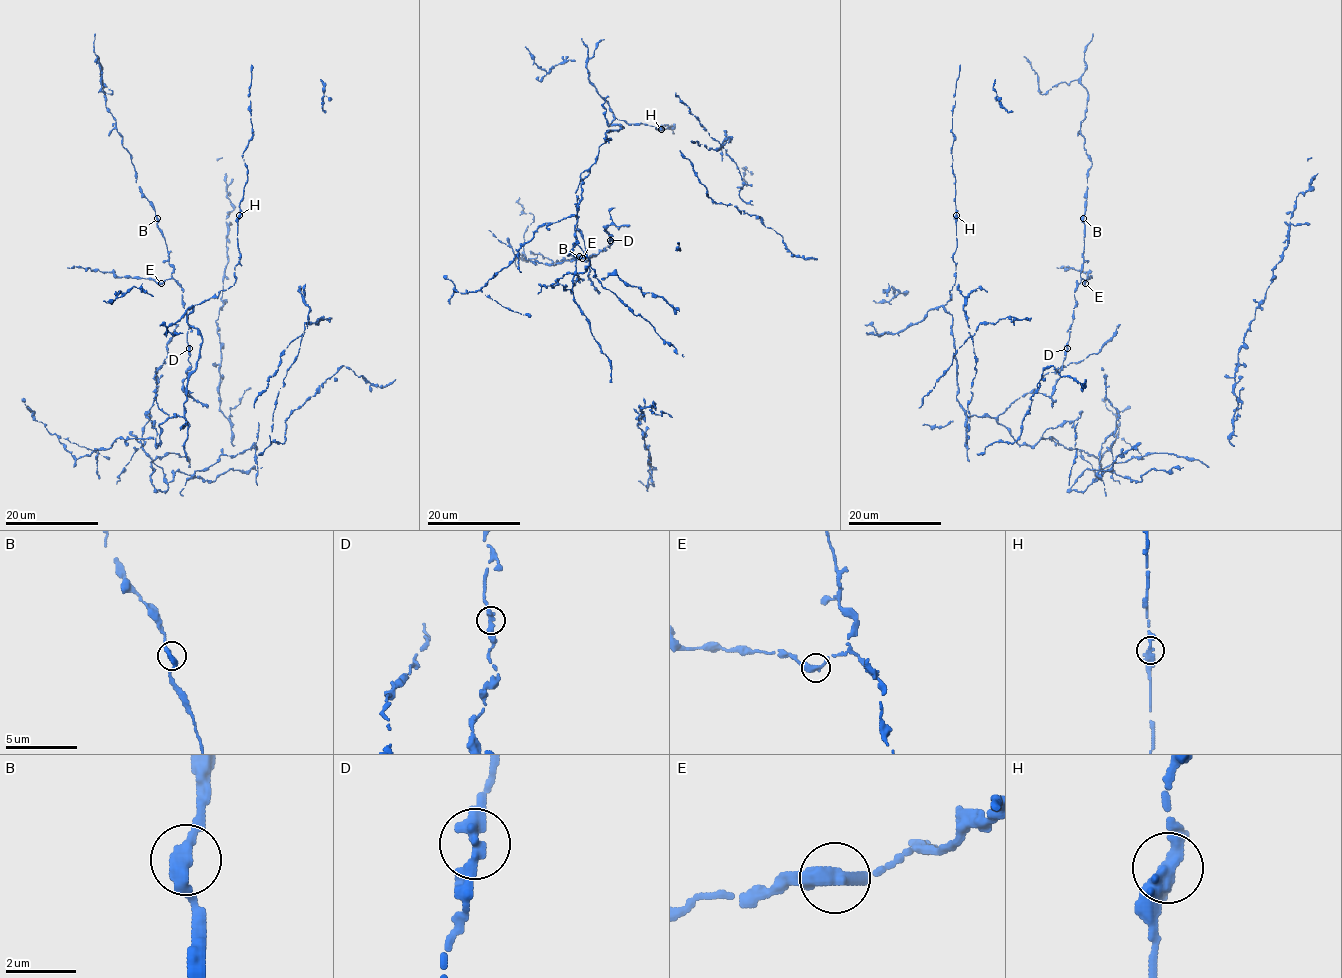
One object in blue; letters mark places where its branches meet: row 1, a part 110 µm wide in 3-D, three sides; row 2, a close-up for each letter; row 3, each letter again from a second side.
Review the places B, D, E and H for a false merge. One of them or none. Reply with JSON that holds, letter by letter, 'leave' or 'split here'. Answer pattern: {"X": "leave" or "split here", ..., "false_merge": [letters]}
{"B": "leave", "D": "split here", "E": "leave", "H": "leave", "false_merge": ["D"]}

